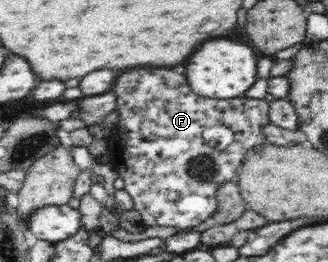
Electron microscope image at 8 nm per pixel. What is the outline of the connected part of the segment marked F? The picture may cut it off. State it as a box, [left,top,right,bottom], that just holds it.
[110,68,270,228]

